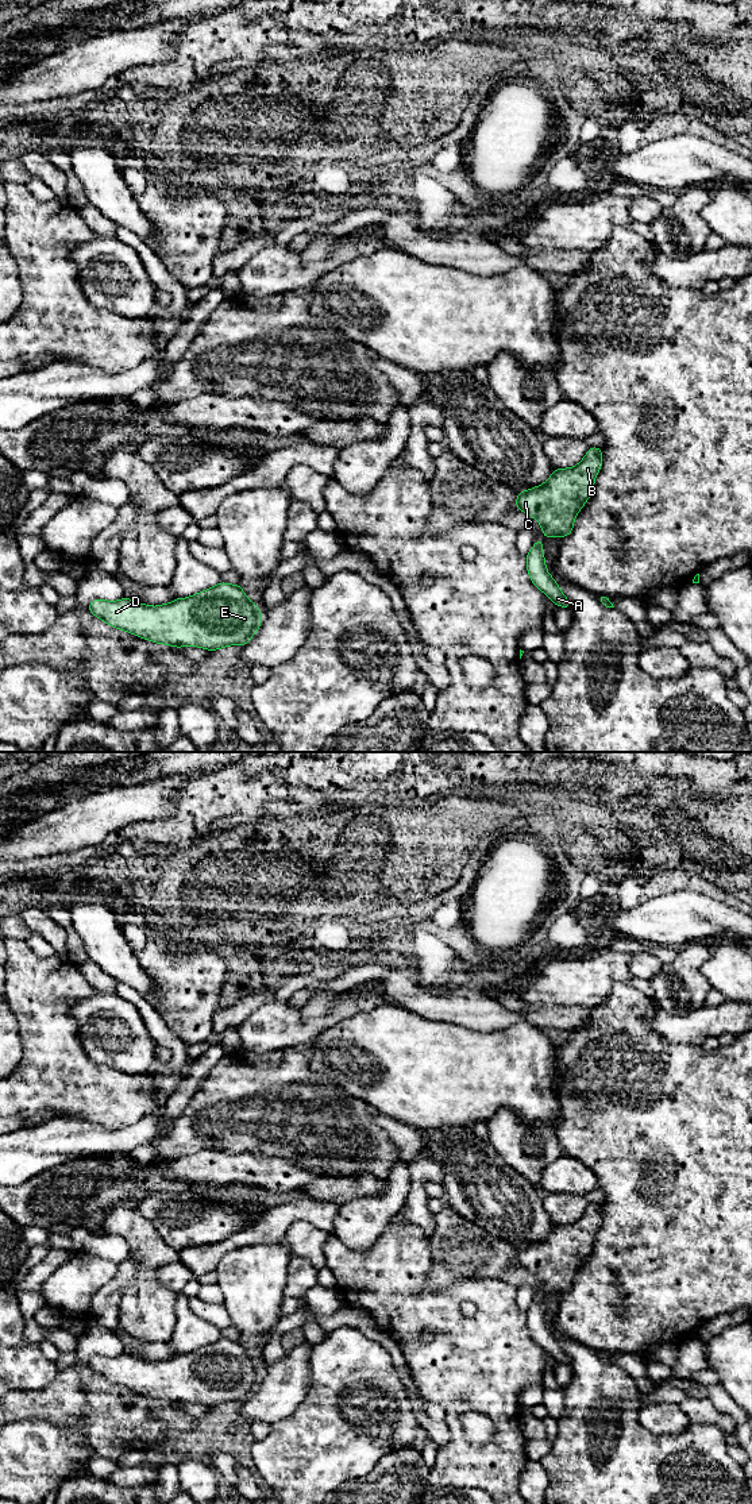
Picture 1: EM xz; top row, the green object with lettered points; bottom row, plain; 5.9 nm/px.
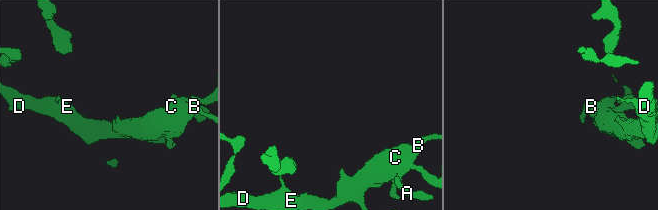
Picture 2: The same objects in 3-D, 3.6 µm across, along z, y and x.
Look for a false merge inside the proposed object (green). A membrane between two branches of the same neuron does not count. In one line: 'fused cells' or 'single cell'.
single cell

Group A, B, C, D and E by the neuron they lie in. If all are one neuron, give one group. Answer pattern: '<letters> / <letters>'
A B C D E

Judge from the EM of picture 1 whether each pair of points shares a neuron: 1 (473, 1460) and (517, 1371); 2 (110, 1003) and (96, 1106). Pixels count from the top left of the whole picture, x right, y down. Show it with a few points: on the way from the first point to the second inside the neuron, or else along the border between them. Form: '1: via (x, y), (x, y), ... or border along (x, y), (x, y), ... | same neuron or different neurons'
1: via (498, 1449), (502, 1445), (500, 1396) | same neuron
2: border along (80, 1041), (93, 1061), (131, 1075) | different neurons

